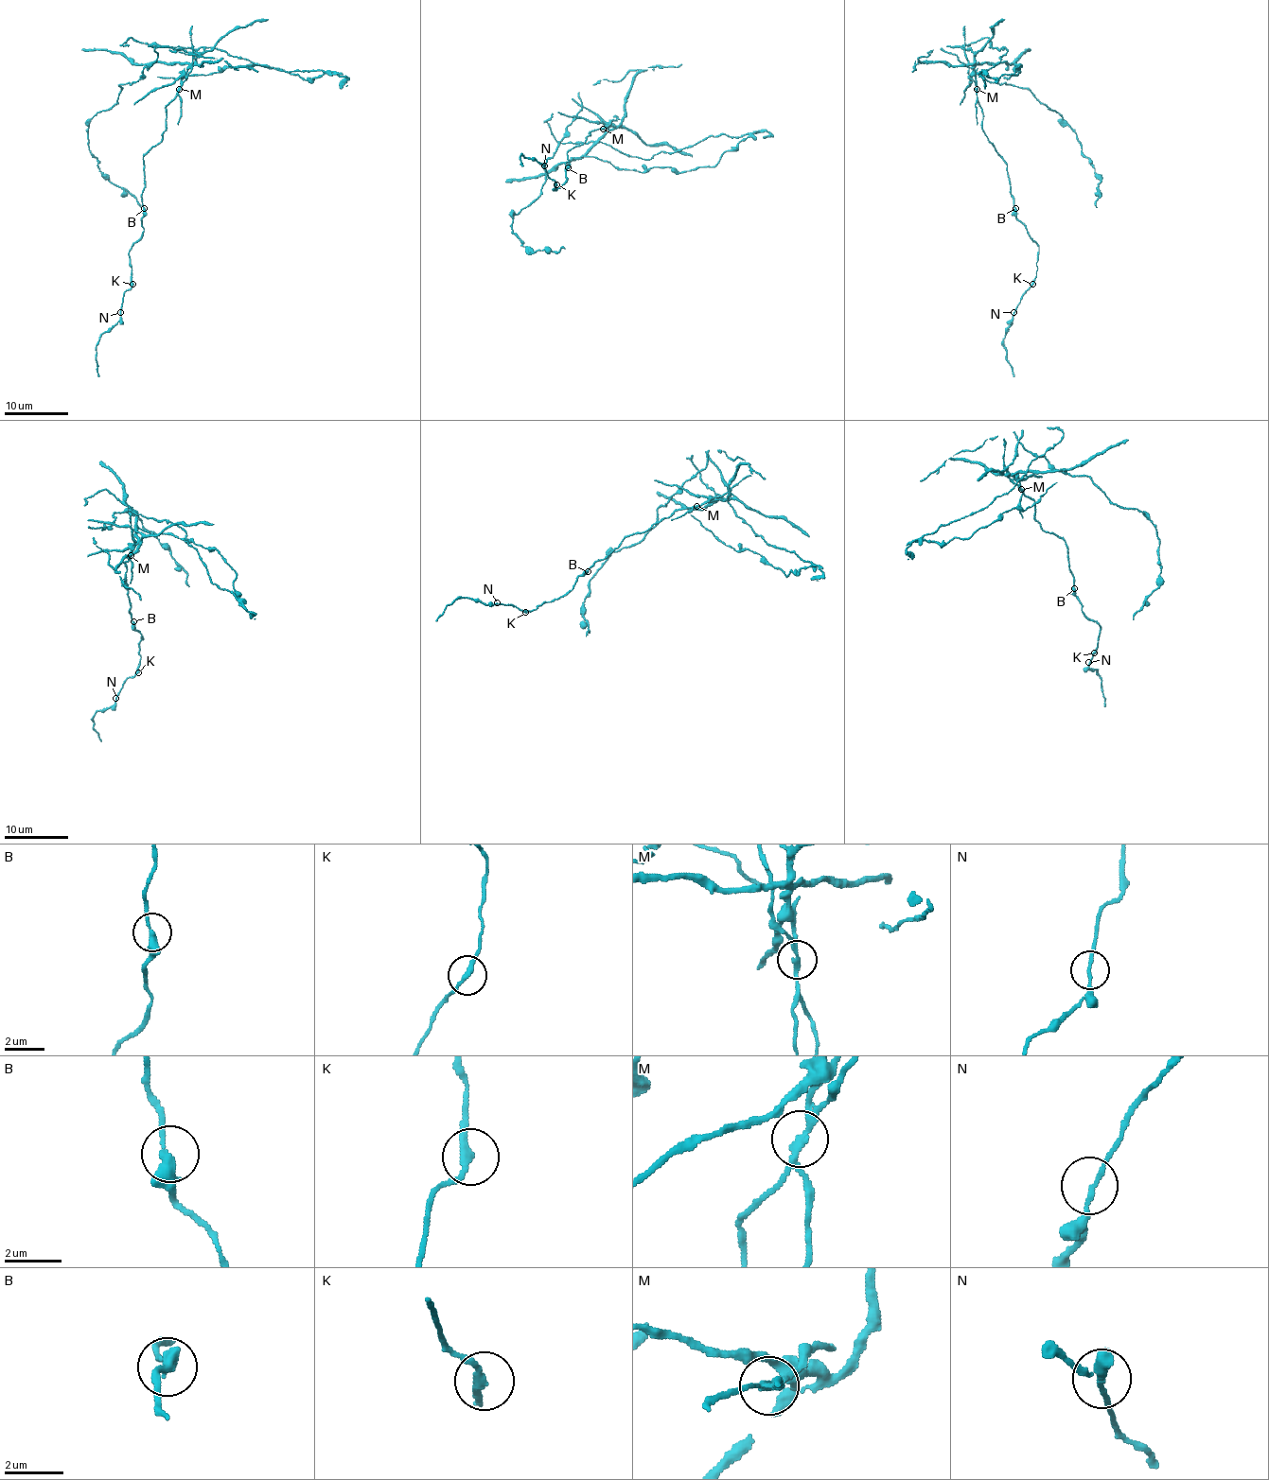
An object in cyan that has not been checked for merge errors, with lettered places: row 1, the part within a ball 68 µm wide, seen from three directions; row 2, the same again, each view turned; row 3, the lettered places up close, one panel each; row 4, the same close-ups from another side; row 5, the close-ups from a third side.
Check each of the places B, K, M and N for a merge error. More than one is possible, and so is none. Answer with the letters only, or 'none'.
M

